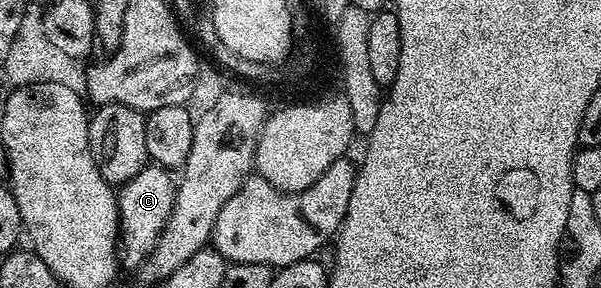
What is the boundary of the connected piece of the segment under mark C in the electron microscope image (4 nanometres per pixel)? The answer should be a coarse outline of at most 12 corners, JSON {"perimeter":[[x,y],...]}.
{"perimeter":[[147,164],[118,195],[120,262],[152,252],[174,211],[176,178]]}

